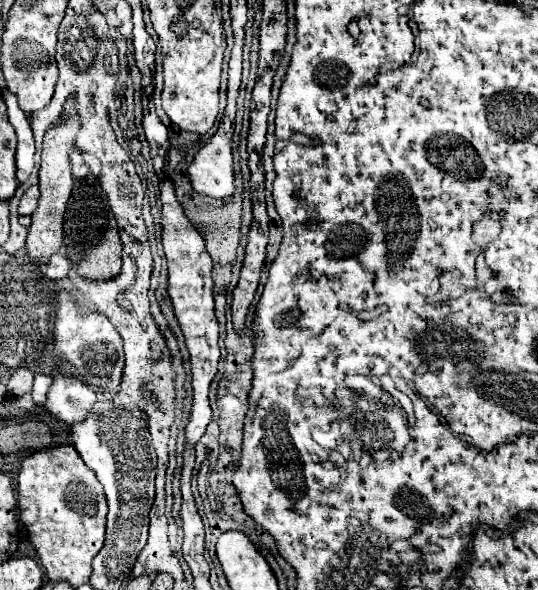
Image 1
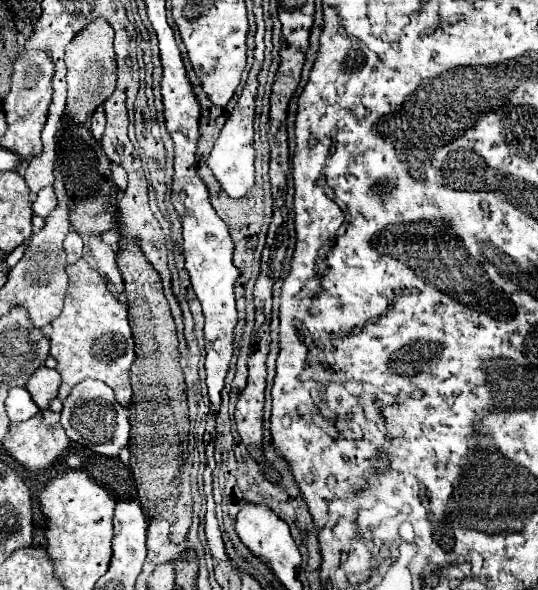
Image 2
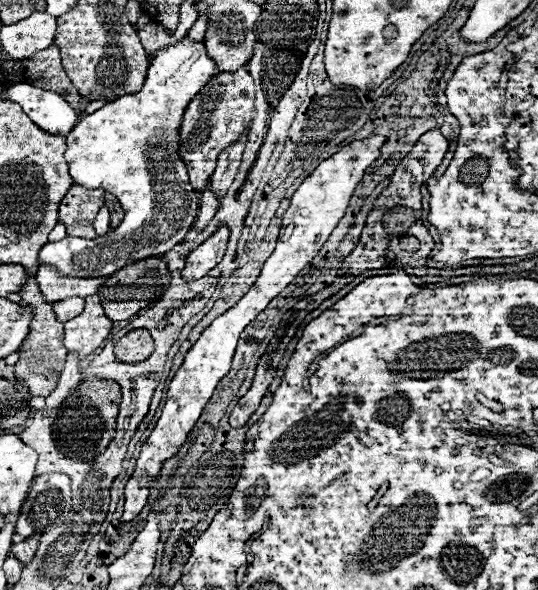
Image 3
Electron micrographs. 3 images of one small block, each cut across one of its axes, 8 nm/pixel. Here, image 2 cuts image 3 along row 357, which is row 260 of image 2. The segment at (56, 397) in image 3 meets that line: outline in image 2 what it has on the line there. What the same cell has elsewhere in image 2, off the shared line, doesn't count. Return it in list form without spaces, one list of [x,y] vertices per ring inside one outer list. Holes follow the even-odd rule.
[[[70,230],[68,236],[64,238],[64,248],[66,248],[70,264],[80,260],[84,256],[84,240],[82,240],[82,236],[76,230]]]

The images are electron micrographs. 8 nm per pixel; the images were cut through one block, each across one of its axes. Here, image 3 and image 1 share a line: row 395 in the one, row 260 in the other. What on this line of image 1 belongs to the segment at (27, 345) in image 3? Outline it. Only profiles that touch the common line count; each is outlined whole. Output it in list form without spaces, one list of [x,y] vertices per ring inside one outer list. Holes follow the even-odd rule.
[[[72,94],[64,104],[62,118],[56,124],[52,124],[44,134],[42,166],[40,166],[40,182],[38,182],[40,200],[36,212],[32,214],[32,224],[26,236],[26,252],[34,264],[48,264],[50,256],[56,254],[64,244],[64,212],[74,184],[70,152],[74,150],[78,132],[80,132],[80,116],[76,112],[76,96]]]

